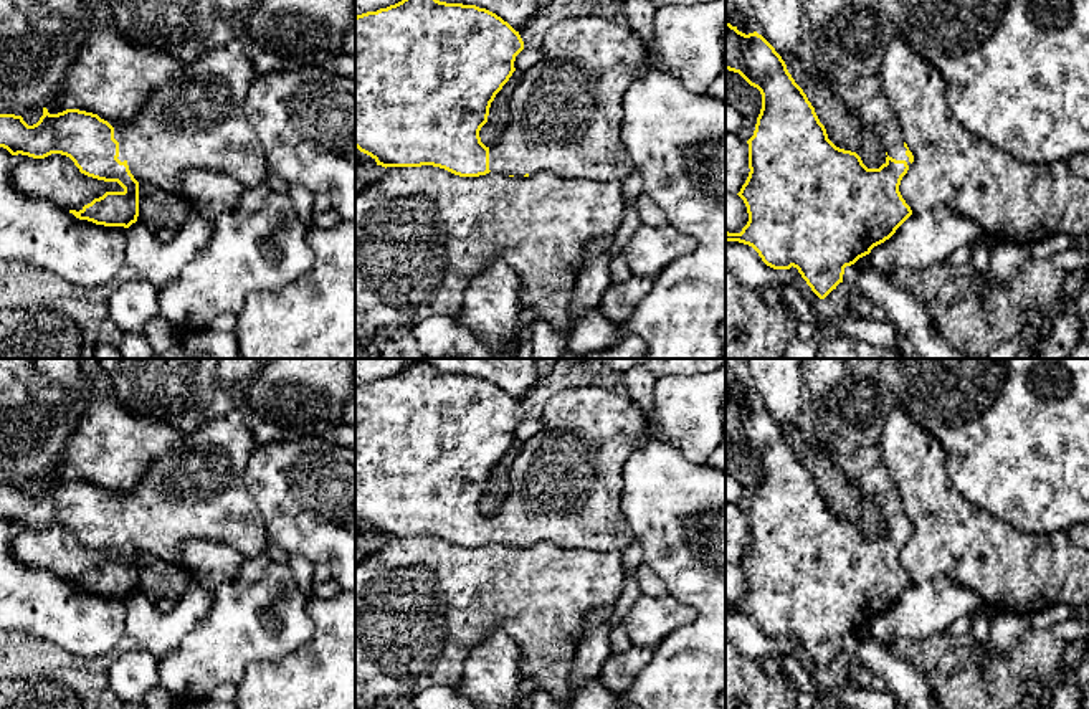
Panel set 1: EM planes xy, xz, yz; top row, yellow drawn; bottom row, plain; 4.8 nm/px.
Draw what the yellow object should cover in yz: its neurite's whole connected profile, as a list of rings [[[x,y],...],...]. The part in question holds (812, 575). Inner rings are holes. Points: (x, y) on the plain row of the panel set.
[[[725,393],[725,440],[739,443],[762,464],[762,479],[749,514],[749,547],[737,564],[749,583],[740,603],[725,602],[725,611],[752,616],[773,640],[798,640],[811,661],[825,669],[839,653],[844,638],[889,610],[912,585],[899,562],[914,532],[884,463],[854,476],[861,499],[874,502],[886,519],[886,532],[868,539],[856,522],[836,517],[815,478],[795,453],[785,431],[757,402],[742,403]]]

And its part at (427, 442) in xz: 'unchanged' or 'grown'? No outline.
grown

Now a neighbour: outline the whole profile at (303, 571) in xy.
[[[291,554],[288,559],[288,564],[292,570],[294,580],[299,585],[301,590],[306,592],[309,598],[314,597],[314,565],[309,564],[304,557],[299,557],[297,554]]]

